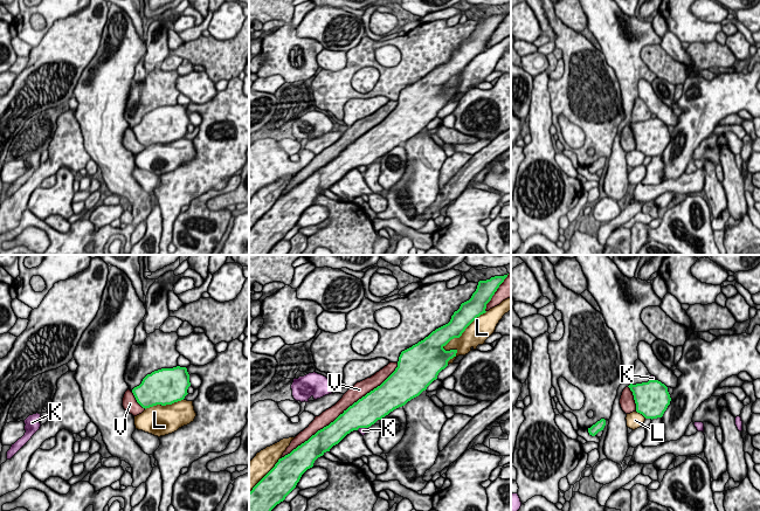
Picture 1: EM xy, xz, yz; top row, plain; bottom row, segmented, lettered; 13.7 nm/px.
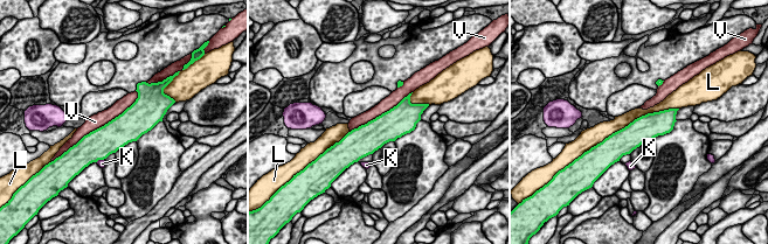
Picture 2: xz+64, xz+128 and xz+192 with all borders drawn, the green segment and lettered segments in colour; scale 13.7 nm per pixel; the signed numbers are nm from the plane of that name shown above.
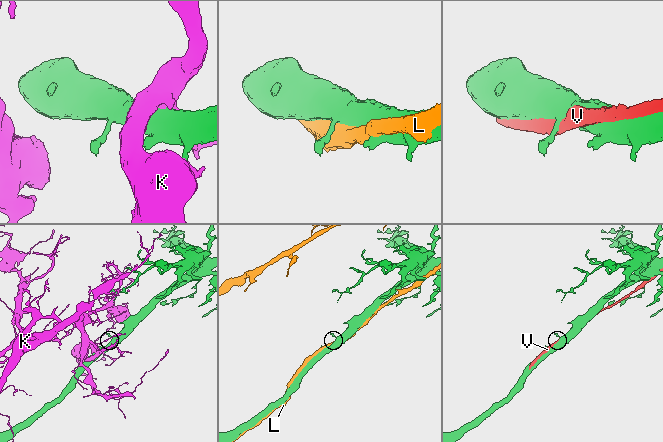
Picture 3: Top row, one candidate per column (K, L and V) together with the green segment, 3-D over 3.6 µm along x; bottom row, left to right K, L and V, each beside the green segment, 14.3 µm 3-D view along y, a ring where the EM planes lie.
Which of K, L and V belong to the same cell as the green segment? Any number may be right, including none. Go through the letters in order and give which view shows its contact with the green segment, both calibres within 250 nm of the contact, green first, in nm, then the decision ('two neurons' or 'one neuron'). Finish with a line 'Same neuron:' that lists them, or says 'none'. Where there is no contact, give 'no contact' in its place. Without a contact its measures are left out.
K: xz | 400/100 nm | two neurons
L: xz | 260/260 nm | two neurons
V: xz | 340/190 nm | two neurons
Same neuron: none

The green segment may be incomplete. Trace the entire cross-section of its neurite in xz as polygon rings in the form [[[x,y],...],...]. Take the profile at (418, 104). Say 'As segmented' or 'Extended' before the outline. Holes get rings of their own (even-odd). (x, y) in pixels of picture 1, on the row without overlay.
As segmented. [[[507,13],[495,14],[486,19],[479,19],[471,36],[461,42],[448,62],[436,67],[423,78],[401,90],[398,105],[380,124],[350,144],[333,160],[318,168],[290,192],[279,196],[275,205],[249,230],[249,255],[268,255],[271,248],[296,226],[302,213],[313,205],[318,195],[330,189],[351,170],[371,165],[378,158],[405,144],[426,129],[437,117],[438,111],[448,104],[448,99],[456,95],[457,88],[445,89],[443,85],[451,77],[460,76],[477,55],[486,50],[486,42],[506,15]]]

